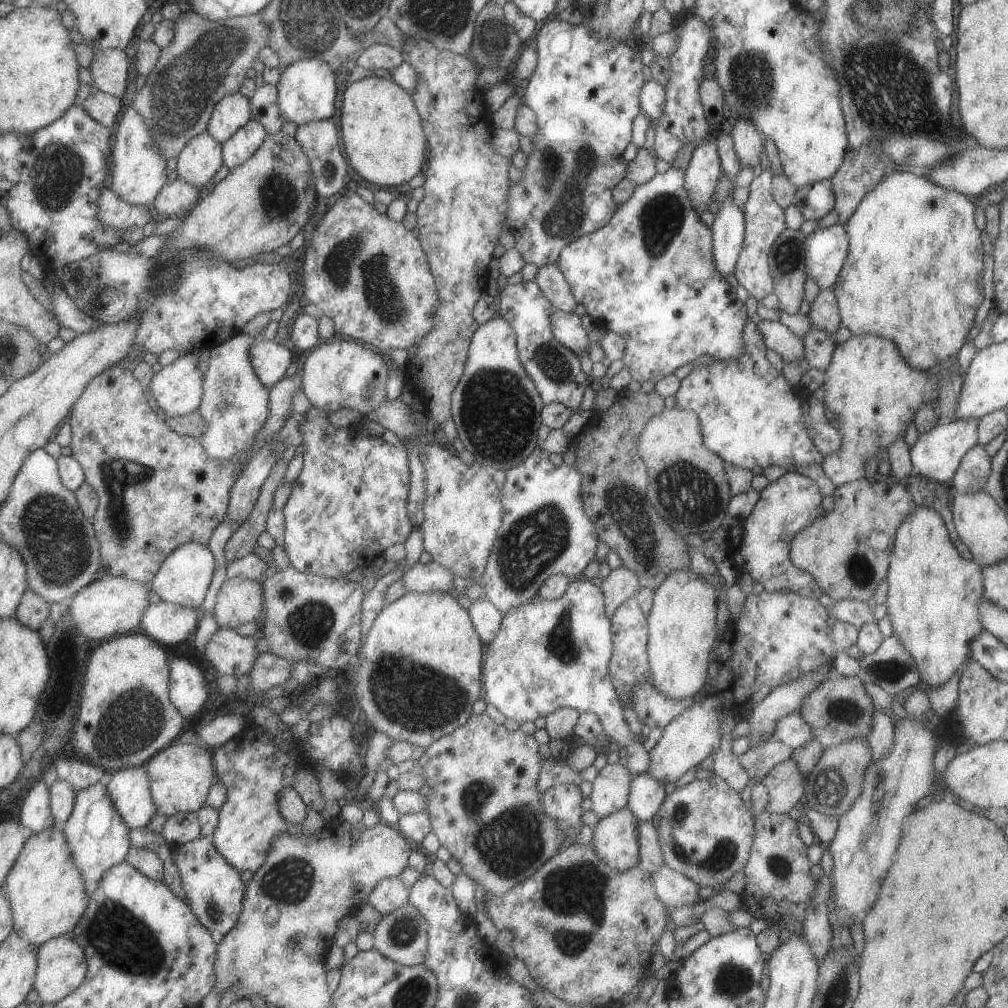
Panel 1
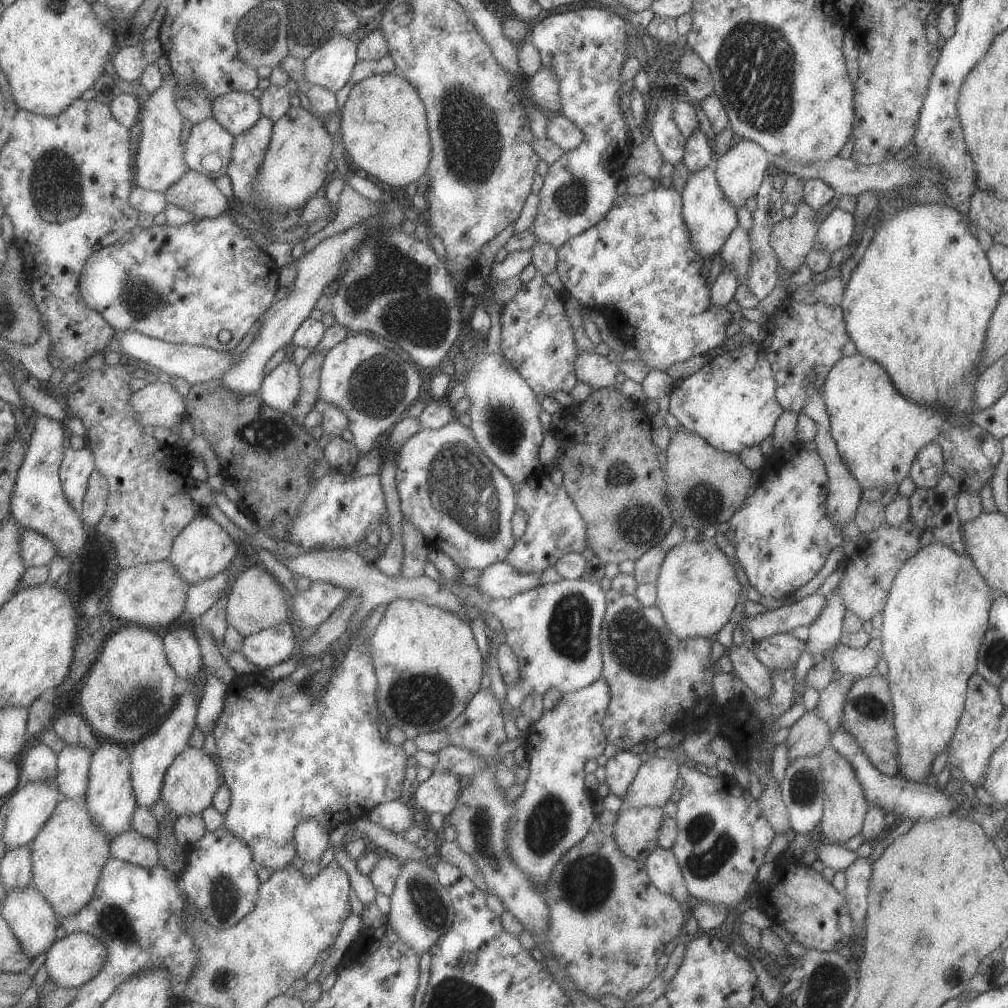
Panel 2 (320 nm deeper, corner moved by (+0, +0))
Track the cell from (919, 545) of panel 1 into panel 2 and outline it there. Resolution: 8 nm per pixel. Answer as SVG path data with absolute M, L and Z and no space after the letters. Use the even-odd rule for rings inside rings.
M931 543L920 547L916 553L913 553L899 568L897 574L892 580L887 600L882 615L882 625L880 627L880 636L882 648L879 650L881 656L887 664L887 674L885 679L888 682L888 689L891 697L891 704L893 709L893 724L896 738L896 757L898 762L898 773L907 780L923 783L930 779L930 768L933 758L940 752L948 750L947 746L953 731L957 726L959 717L964 709L964 698L967 690L967 681L969 677L976 672L976 656L979 645L981 644L983 635L988 627L988 610L993 602L994 592L990 586L983 580L979 571L975 568L974 562L967 554L958 555L953 549L941 543Z

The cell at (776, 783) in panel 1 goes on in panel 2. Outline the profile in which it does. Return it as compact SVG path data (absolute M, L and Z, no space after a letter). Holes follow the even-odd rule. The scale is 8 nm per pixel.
M815 709L805 711L791 726L786 738L787 762L819 754L829 743L830 730Z

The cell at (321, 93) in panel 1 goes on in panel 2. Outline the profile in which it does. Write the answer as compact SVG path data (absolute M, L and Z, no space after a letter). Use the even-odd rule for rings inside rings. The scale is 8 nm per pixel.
M336 34L305 60L305 82L339 92L352 79L359 61L358 44L349 35Z

